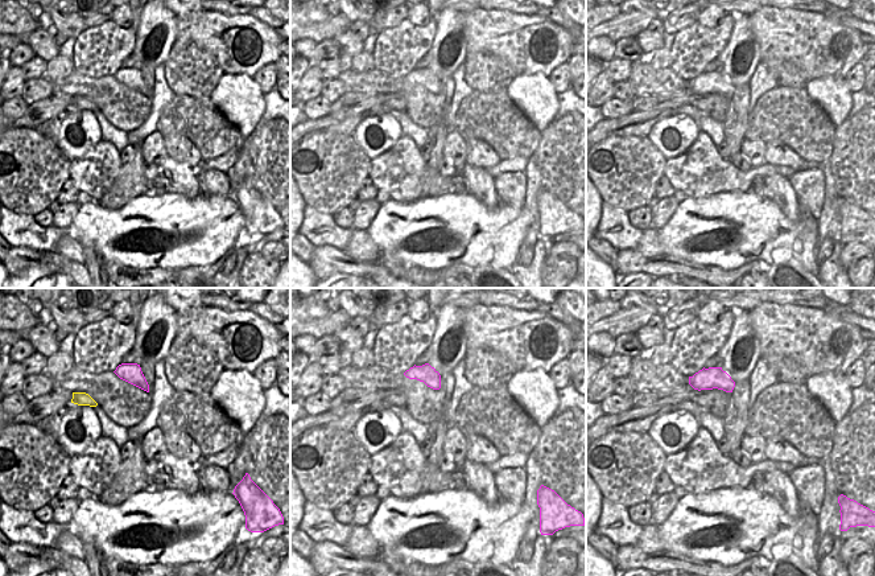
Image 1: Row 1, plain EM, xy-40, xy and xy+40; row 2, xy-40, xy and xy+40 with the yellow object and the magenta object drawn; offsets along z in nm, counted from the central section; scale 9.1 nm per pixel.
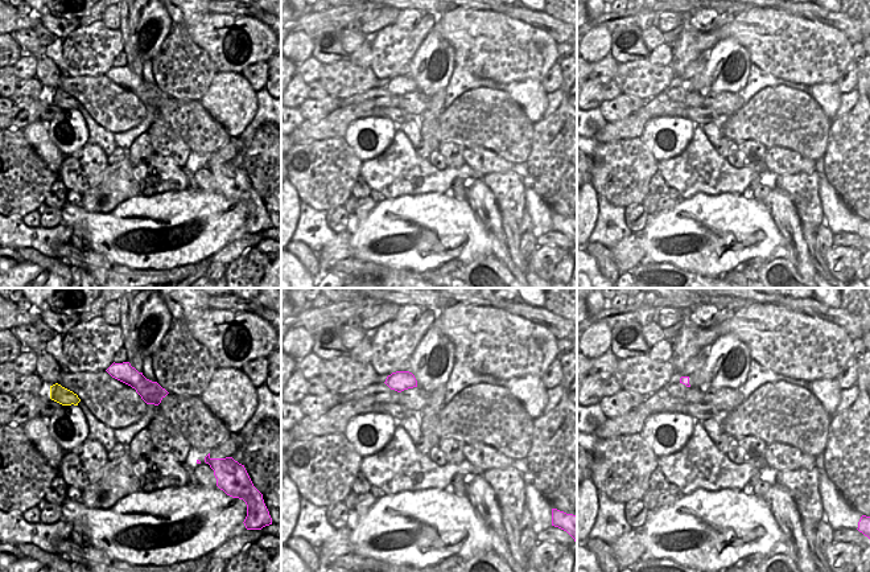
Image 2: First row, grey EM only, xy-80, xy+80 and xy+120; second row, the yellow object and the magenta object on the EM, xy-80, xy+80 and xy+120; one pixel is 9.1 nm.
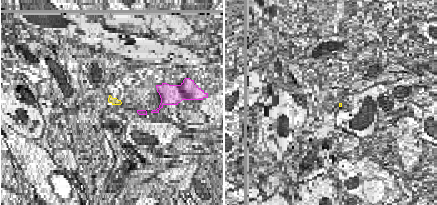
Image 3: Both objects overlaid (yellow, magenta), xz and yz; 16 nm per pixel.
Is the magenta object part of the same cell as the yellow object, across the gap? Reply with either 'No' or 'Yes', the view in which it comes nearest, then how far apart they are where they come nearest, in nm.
No. Closest in xy-40. Distance 320 nm.

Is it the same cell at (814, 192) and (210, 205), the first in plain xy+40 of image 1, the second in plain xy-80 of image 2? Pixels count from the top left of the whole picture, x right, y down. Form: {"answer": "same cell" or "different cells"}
{"answer": "different cells"}

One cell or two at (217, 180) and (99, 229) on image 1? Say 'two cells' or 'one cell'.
two cells

